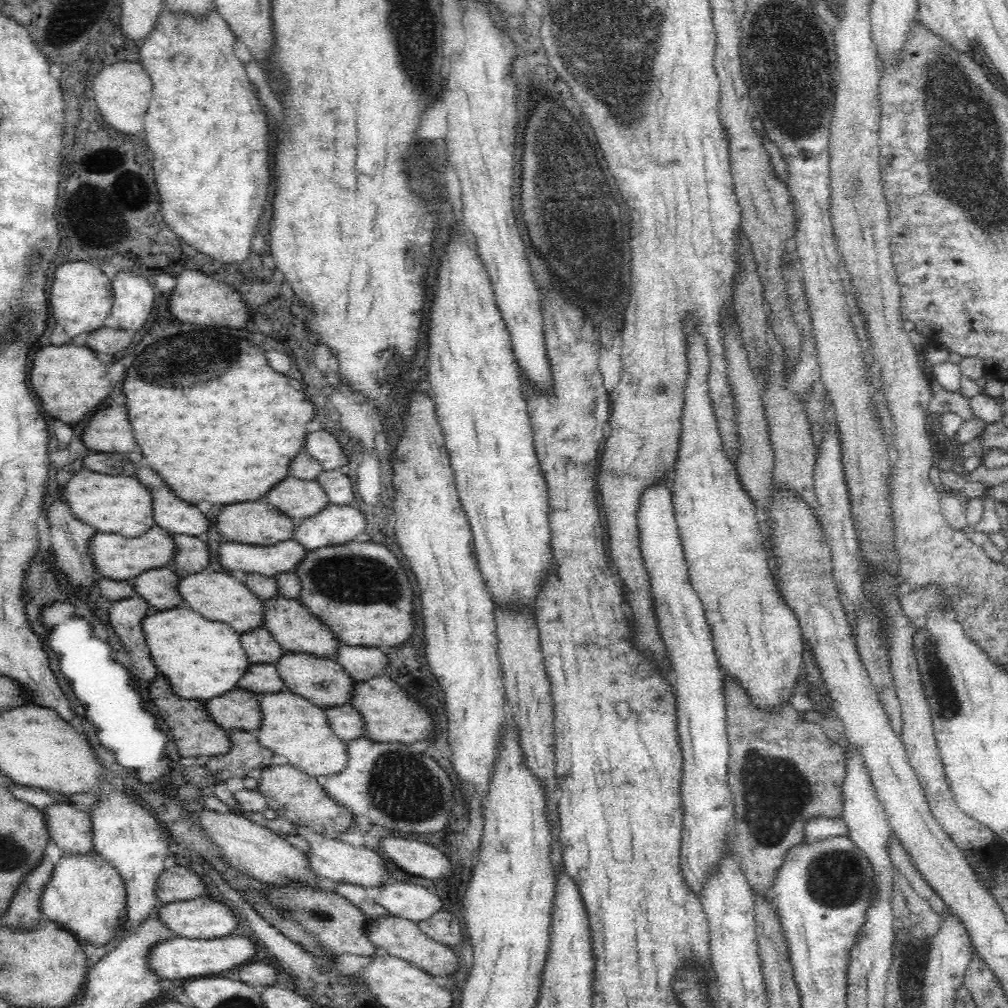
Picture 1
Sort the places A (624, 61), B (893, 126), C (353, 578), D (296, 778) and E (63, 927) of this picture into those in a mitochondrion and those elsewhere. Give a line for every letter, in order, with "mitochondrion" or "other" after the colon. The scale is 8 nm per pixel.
A: mitochondrion
B: other
C: mitochondrion
D: other
E: other

